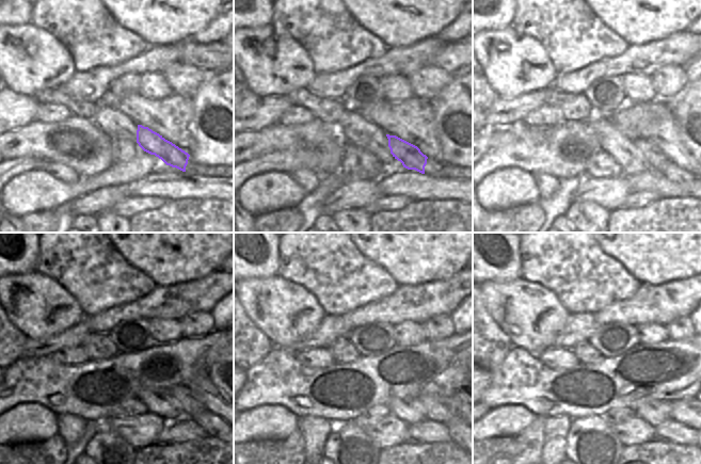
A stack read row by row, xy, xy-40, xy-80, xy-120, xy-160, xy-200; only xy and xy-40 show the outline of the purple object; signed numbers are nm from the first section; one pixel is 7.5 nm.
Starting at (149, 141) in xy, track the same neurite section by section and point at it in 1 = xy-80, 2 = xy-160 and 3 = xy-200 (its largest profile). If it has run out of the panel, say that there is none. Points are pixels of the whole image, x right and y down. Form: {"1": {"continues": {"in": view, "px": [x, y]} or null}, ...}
{"1": {"continues": {"in": "xy-80", "px": [655, 159]}}, "2": {"continues": {"in": "xy-160", "px": [437, 409]}}, "3": {"continues": {"in": "xy-200", "px": [688, 412]}}}

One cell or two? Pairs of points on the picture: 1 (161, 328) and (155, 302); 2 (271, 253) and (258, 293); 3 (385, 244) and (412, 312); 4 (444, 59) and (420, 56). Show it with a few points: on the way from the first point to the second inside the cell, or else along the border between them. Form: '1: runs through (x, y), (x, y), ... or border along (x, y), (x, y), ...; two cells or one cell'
1: border along (148, 320), (175, 319), (178, 321); two cells
2: border along (276, 273), (269, 277), (249, 277), (244, 281); two cells
3: border along (427, 282), (399, 286); two cells
4: border along (446, 44), (431, 58), (430, 64); two cells

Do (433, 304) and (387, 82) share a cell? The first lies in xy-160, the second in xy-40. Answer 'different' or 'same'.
different

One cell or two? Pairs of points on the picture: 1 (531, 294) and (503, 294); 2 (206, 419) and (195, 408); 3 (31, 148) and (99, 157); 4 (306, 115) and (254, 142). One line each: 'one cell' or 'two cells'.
1: one cell
2: two cells
3: one cell
4: two cells

